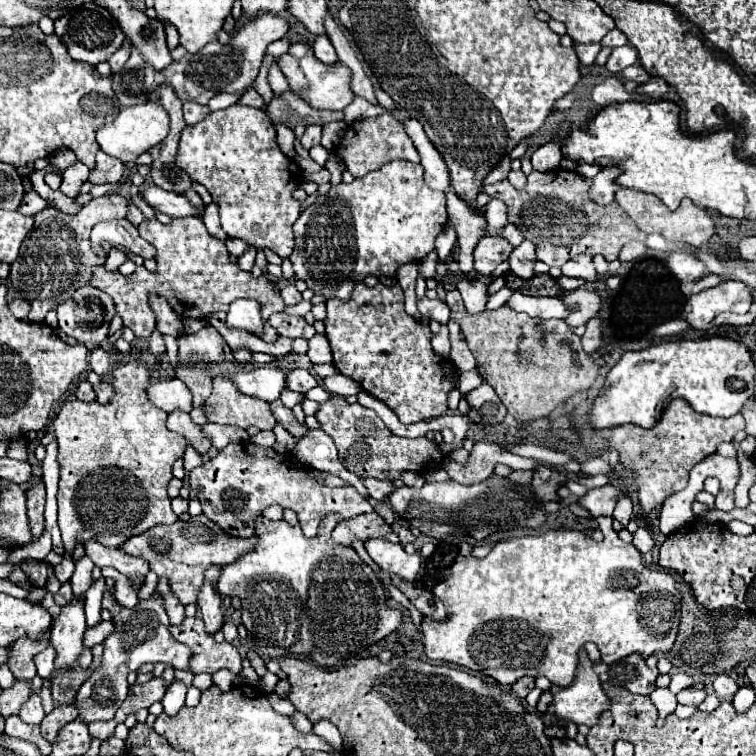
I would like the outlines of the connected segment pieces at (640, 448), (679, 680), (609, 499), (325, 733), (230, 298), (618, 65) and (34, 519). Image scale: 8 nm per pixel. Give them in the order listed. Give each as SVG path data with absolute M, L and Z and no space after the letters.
M676 398L668 404L660 422L654 428L614 428L612 434L604 440L604 448L616 450L620 454L620 464L626 468L630 480L636 486L640 508L648 514L670 494L686 488L688 472L692 470L692 466L702 462L706 456L714 454L718 444L730 442L738 430L744 430L742 414L734 414L730 418L714 418L694 412L686 400Z
M674 674L674 676L672 676L672 682L670 682L670 686L668 686L668 690L670 690L672 694L678 694L682 688L686 688L686 686L690 686L690 684L694 684L694 680L687 674Z
M608 484L602 488L592 488L584 496L578 498L578 504L582 508L586 508L592 518L612 516L612 510L614 510L614 504L618 500L620 490L624 490L624 488L622 486L616 488L616 486L608 486Z
M328 720L316 722L316 724L314 724L314 734L320 736L322 740L330 742L334 752L342 752L342 736L340 736L338 728L336 728L332 722L328 722Z
M174 218L170 224L162 224L158 220L144 220L138 226L138 232L156 248L156 272L148 274L146 268L136 268L136 272L126 278L118 270L108 272L100 266L94 268L94 276L90 280L94 288L114 298L116 310L122 316L124 326L128 326L136 336L148 338L156 328L154 312L148 308L148 292L164 296L174 308L174 312L182 318L208 318L218 310L226 312L230 302L234 302L236 298L258 300L262 304L264 322L270 314L280 312L284 308L280 292L272 288L266 276L254 278L250 272L240 270L236 262L230 262L224 242L208 234L202 218Z
M626 44L626 46L612 50L612 54L606 62L606 68L608 68L608 72L622 72L626 66L632 66L632 64L638 64L638 52L634 46Z
M38 478L38 482L34 482L26 494L28 494L28 522L32 528L32 536L36 540L44 532L44 482L42 478Z

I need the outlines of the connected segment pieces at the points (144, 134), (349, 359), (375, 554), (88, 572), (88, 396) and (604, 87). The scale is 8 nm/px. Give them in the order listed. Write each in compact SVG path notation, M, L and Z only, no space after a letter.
M146 102L146 104L140 104L140 106L122 108L114 122L98 128L96 140L102 148L102 152L106 152L108 156L114 156L114 158L122 160L124 164L128 164L128 162L136 162L136 158L140 154L144 154L150 146L164 140L166 134L168 134L168 114L164 112L164 108L158 102Z
M358 282L354 286L352 298L348 302L342 302L338 298L326 300L328 316L324 320L326 326L326 338L332 346L334 354L334 366L348 378L352 378L360 388L378 400L382 400L388 408L392 408L402 424L414 424L422 420L430 420L436 416L442 416L448 412L446 394L454 386L456 370L450 360L440 358L432 346L430 338L432 332L428 324L414 320L404 312L404 294L400 286L384 286L376 284L374 288L368 288L364 282Z
M368 540L366 550L370 558L386 572L400 576L402 580L414 580L420 570L420 556L406 554L400 544L392 544L388 540Z
M86 556L76 562L76 570L74 570L72 578L70 578L70 584L72 584L72 590L74 590L74 598L82 600L84 594L88 592L88 588L92 586L92 582L94 582L92 568L94 568L94 564Z
M82 380L78 390L76 390L76 398L82 402L94 402L96 400L96 392L92 388L92 384L88 380Z
M608 78L600 84L596 84L592 88L592 100L598 104L598 106L604 106L604 104L614 104L614 102L626 102L626 100L632 100L632 94L624 90L622 82L616 80L616 78Z

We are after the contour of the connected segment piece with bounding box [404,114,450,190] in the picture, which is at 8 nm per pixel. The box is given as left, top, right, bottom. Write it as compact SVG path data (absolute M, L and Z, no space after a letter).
M406 114L404 128L406 128L406 134L410 136L410 140L414 142L416 150L420 154L420 164L424 166L424 182L426 182L426 186L430 186L432 190L446 190L450 186L450 174L446 170L446 164L444 164L442 156L438 154L434 144L424 134L422 124L416 118L410 118Z

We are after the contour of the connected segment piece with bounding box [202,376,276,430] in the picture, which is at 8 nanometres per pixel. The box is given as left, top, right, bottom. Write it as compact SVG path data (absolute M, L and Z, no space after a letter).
M222 376L214 378L212 396L206 398L202 412L208 422L216 424L230 424L240 428L256 426L258 430L272 430L276 426L268 402L240 394L234 384Z

